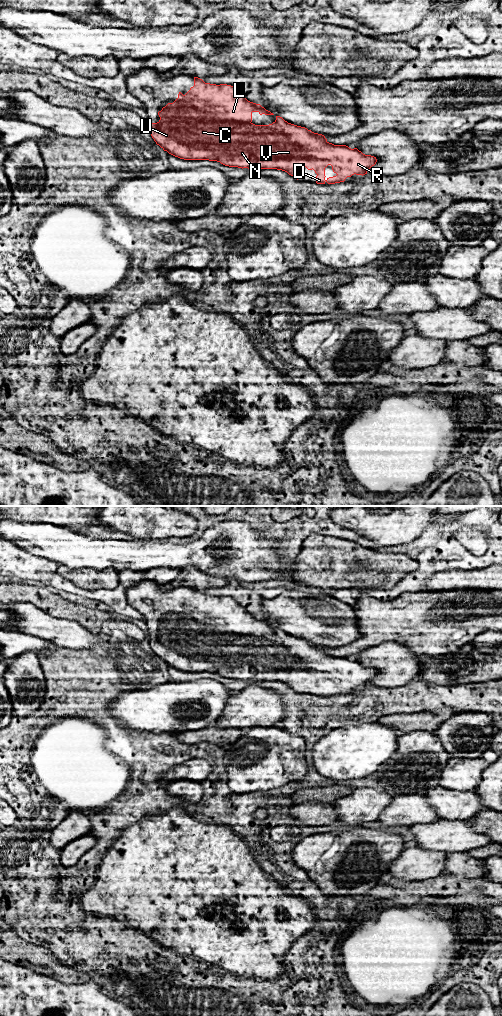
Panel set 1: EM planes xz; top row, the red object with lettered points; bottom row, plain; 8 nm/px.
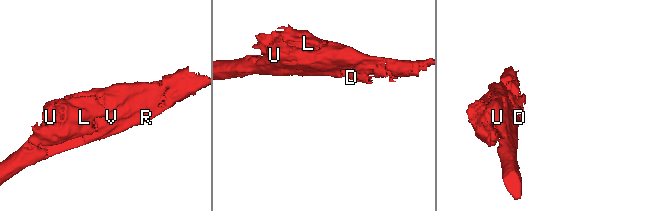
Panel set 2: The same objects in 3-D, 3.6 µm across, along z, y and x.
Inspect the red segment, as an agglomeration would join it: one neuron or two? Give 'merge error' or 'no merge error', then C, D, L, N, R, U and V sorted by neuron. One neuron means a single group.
no merge error; C D L N R U V

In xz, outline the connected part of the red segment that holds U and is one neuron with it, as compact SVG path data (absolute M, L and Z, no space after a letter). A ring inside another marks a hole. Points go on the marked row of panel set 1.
M194 77L194 86L183 95L181 92L173 103L168 103L158 112L160 120L149 125L149 131L156 142L164 151L184 160L209 160L217 161L229 167L248 169L277 169L287 172L298 180L300 171L306 167L317 174L317 184L335 184L344 182L352 175L365 175L376 164L377 159L365 155L357 148L351 149L346 145L329 143L324 135L314 133L305 127L297 126L276 116L276 120L269 125L255 125L252 123L252 113L260 115L274 115L260 104L248 101L237 89L227 84L205 83L202 79ZM331 165L336 176L325 178L325 168Z

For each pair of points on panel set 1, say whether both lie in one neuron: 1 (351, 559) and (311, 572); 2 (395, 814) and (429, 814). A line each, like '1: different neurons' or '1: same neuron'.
1: same neuron
2: same neuron

